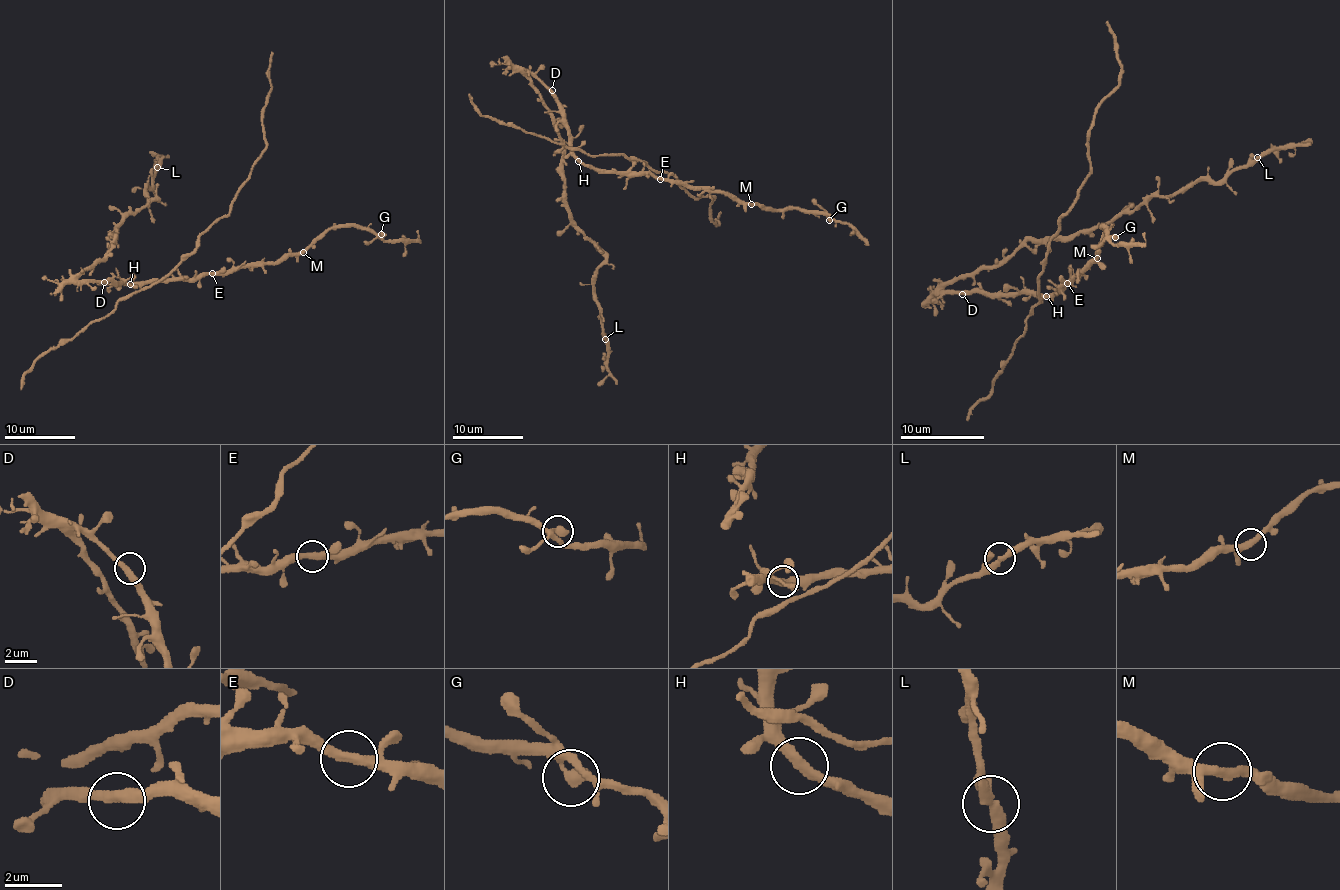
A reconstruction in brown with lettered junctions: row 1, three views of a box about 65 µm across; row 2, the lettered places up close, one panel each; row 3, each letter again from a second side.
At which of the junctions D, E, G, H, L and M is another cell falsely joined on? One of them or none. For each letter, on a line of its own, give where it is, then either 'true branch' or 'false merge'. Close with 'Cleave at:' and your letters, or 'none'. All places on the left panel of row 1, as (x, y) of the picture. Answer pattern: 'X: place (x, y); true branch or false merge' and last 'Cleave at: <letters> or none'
D: place (104, 282); true branch
E: place (212, 273); true branch
G: place (381, 234); true branch
H: place (130, 284); true branch
L: place (157, 167); true branch
M: place (303, 252); true branch
Cleave at: none

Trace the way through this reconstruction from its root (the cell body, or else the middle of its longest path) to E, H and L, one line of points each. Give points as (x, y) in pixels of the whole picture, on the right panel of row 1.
E: (964, 292), (1050, 296), (1067, 283)
H: (964, 292), (1046, 296)
L: (964, 292), (941, 292), (1006, 262), (1027, 241), (1090, 233), (1151, 197), (1217, 182), (1257, 157)

